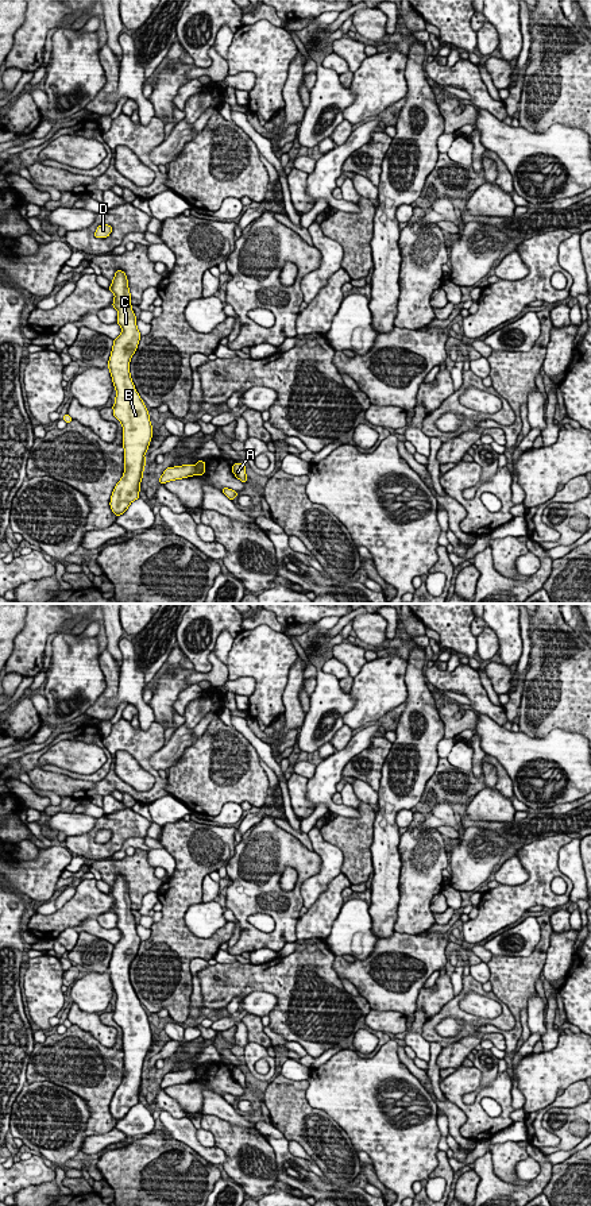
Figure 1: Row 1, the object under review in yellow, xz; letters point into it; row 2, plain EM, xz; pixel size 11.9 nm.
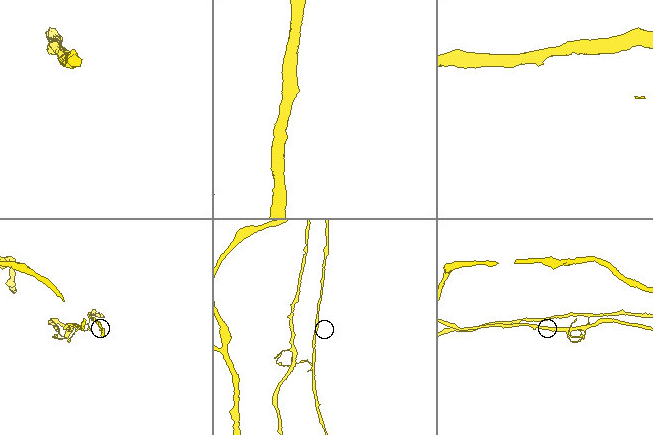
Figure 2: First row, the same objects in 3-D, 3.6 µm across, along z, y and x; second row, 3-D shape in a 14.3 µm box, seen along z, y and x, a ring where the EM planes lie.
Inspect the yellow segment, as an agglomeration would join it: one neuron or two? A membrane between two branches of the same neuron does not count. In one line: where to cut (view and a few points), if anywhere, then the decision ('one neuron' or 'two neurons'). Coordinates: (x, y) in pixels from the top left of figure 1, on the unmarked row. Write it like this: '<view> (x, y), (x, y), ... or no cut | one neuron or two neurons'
xz (194, 1070), (196, 1079) | two neurons

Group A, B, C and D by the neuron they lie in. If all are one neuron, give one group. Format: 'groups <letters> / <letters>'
groups A / B C D

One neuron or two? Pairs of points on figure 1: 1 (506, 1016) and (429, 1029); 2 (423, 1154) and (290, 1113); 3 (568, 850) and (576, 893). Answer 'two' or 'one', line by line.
1: one
2: two
3: one

